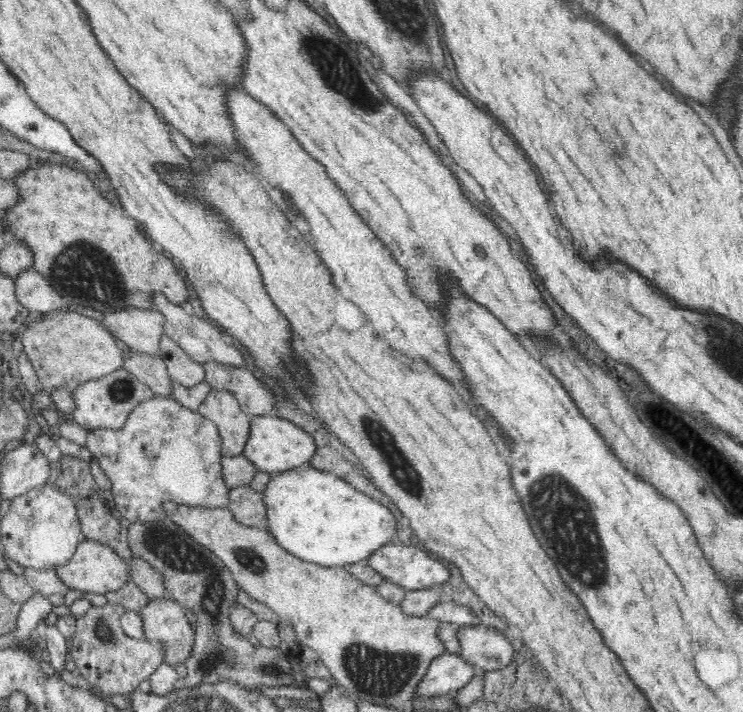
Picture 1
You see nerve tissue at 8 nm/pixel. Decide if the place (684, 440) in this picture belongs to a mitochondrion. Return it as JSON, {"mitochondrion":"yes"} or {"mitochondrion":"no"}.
{"mitochondrion":"no"}

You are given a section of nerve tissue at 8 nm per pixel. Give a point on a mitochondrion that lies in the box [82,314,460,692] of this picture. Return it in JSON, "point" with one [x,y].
{"point":[217,655]}

